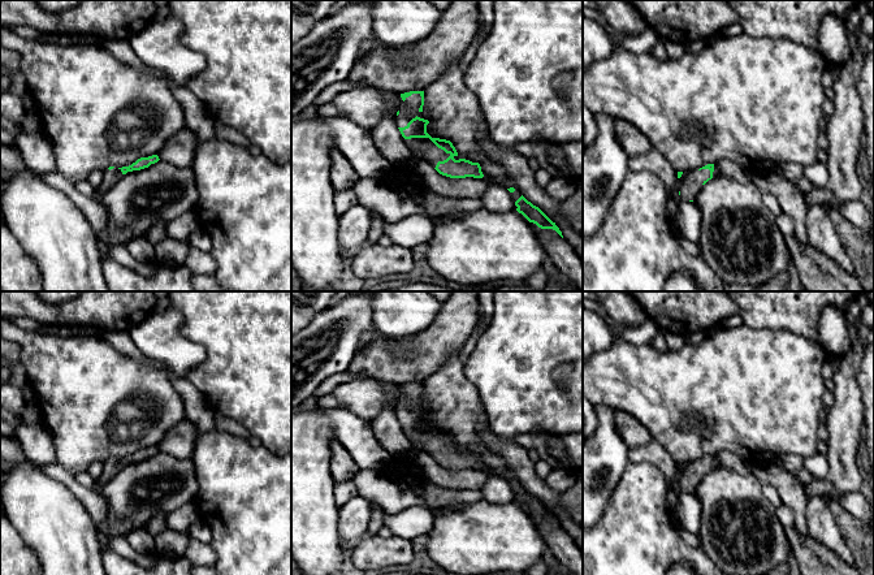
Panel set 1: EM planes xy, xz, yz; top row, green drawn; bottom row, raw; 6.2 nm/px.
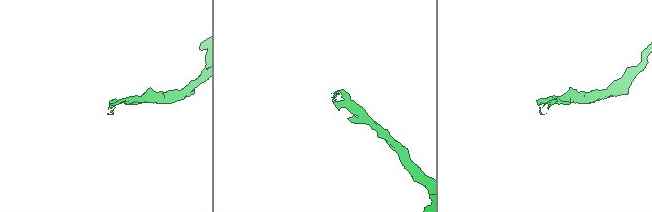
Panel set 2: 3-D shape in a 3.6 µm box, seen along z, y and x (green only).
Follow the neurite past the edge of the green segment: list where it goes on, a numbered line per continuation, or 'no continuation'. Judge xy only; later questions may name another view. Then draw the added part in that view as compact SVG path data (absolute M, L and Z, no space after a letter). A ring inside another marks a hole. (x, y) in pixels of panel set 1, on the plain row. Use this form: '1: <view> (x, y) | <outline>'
1: xy (111, 467) | M114 458L111 462L105 461L103 463L103 467L104 467L103 475L95 481L100 485L103 485L112 475L118 472L124 466L122 466L121 461Z

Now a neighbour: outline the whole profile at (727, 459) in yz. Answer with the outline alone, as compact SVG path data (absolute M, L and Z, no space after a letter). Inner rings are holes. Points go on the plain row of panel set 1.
M718 451L714 455L713 470L718 467L724 467L732 471L736 471L740 475L747 475L750 472L750 466L739 455L735 455L732 451Z

